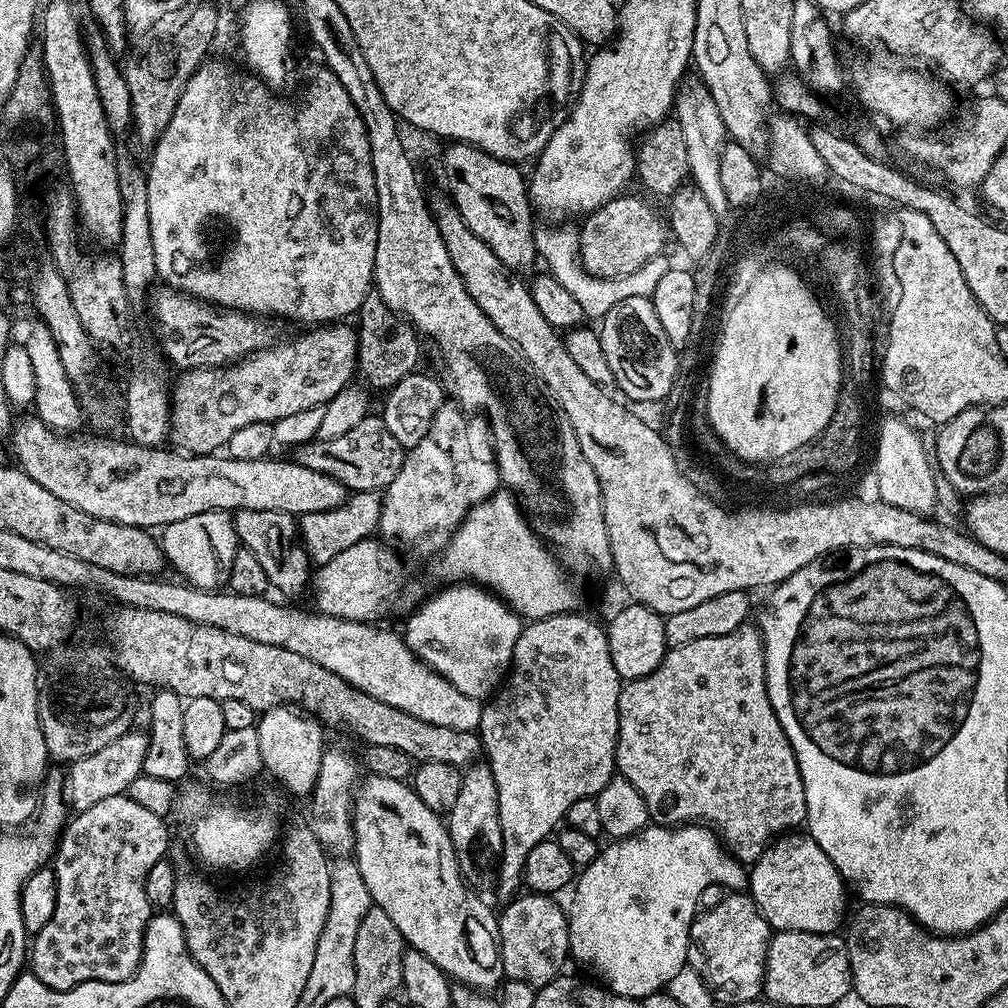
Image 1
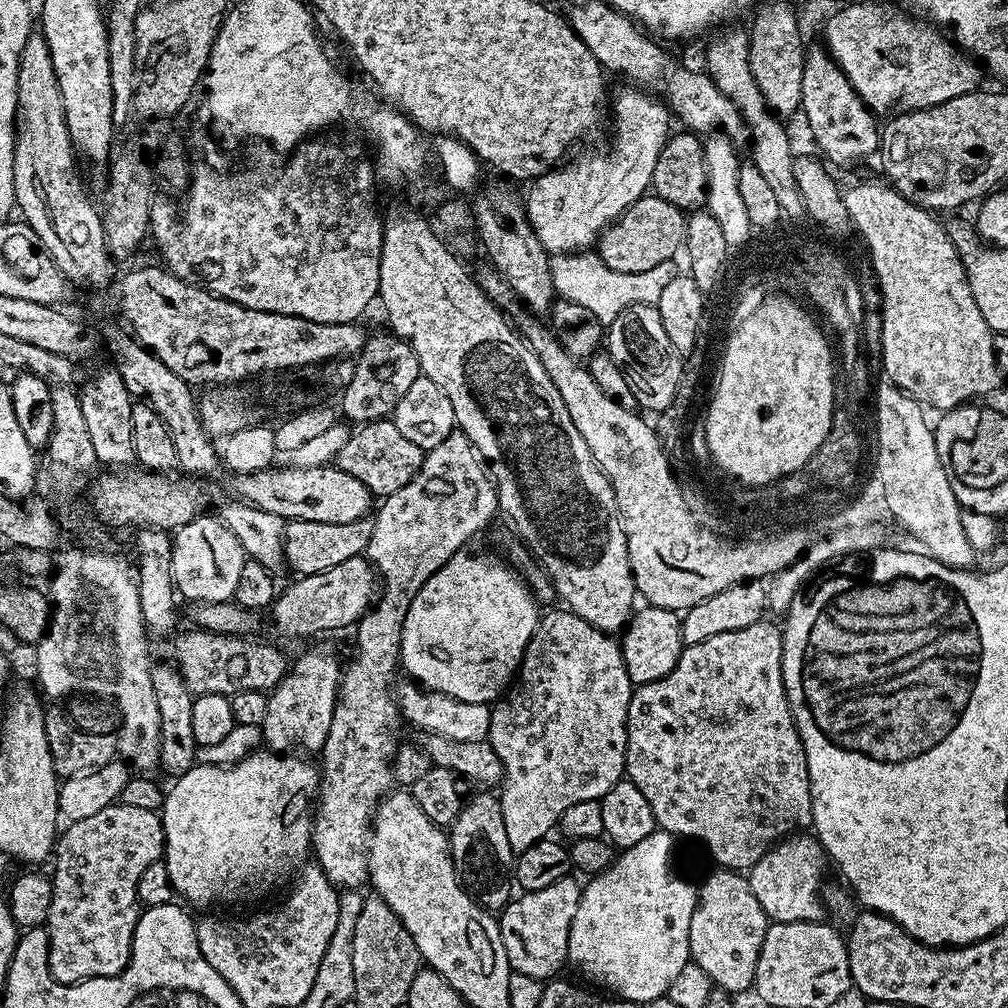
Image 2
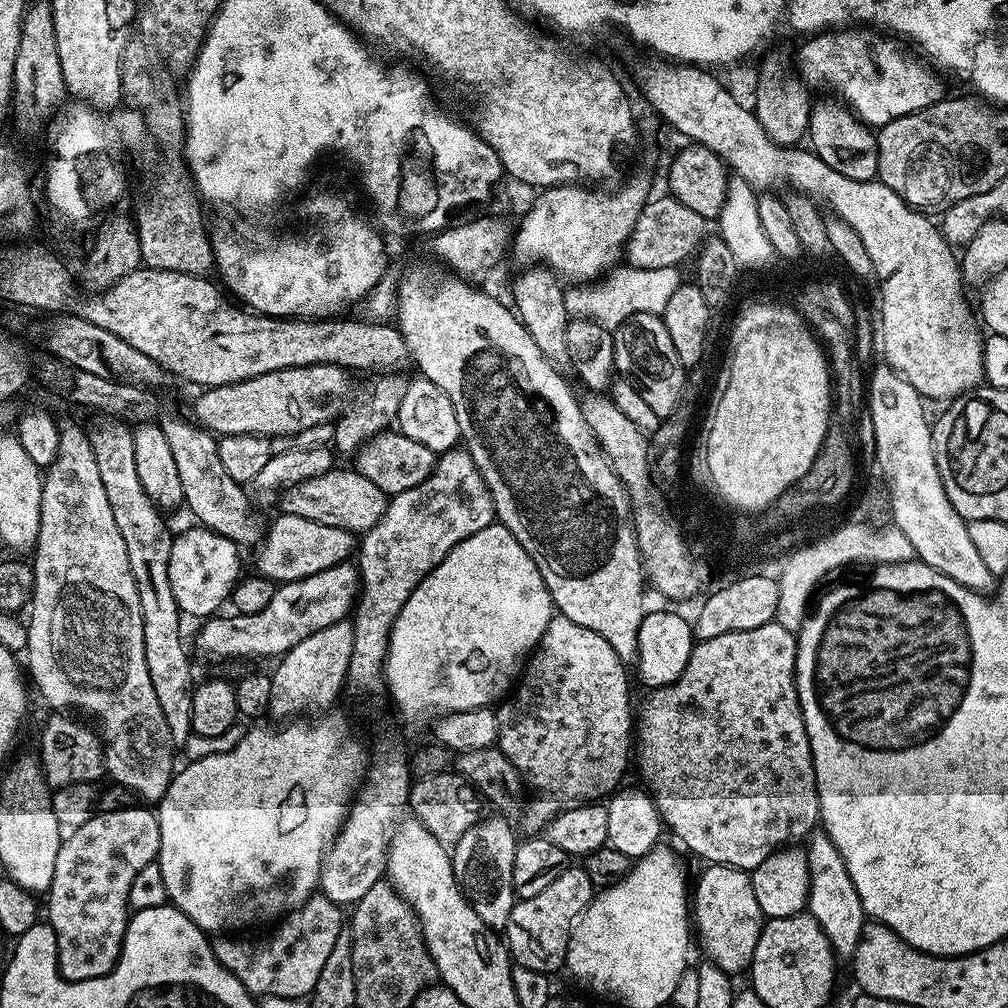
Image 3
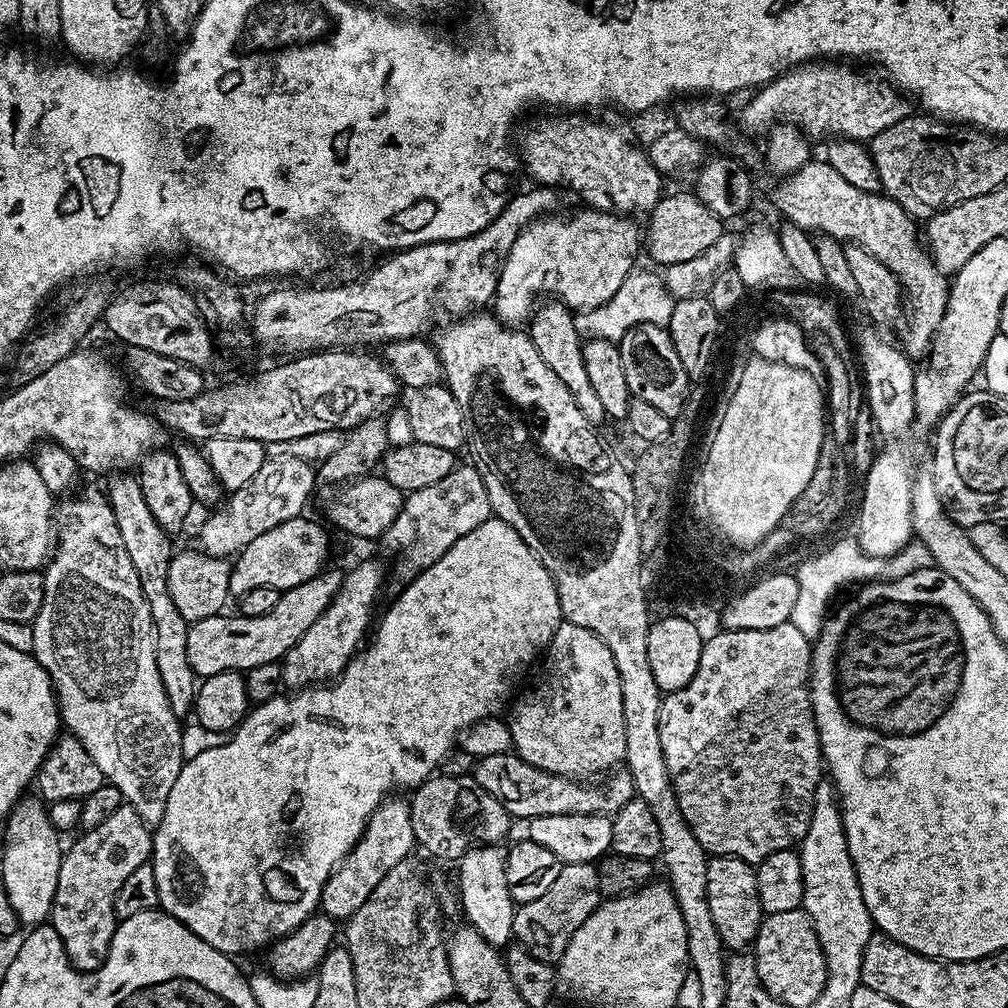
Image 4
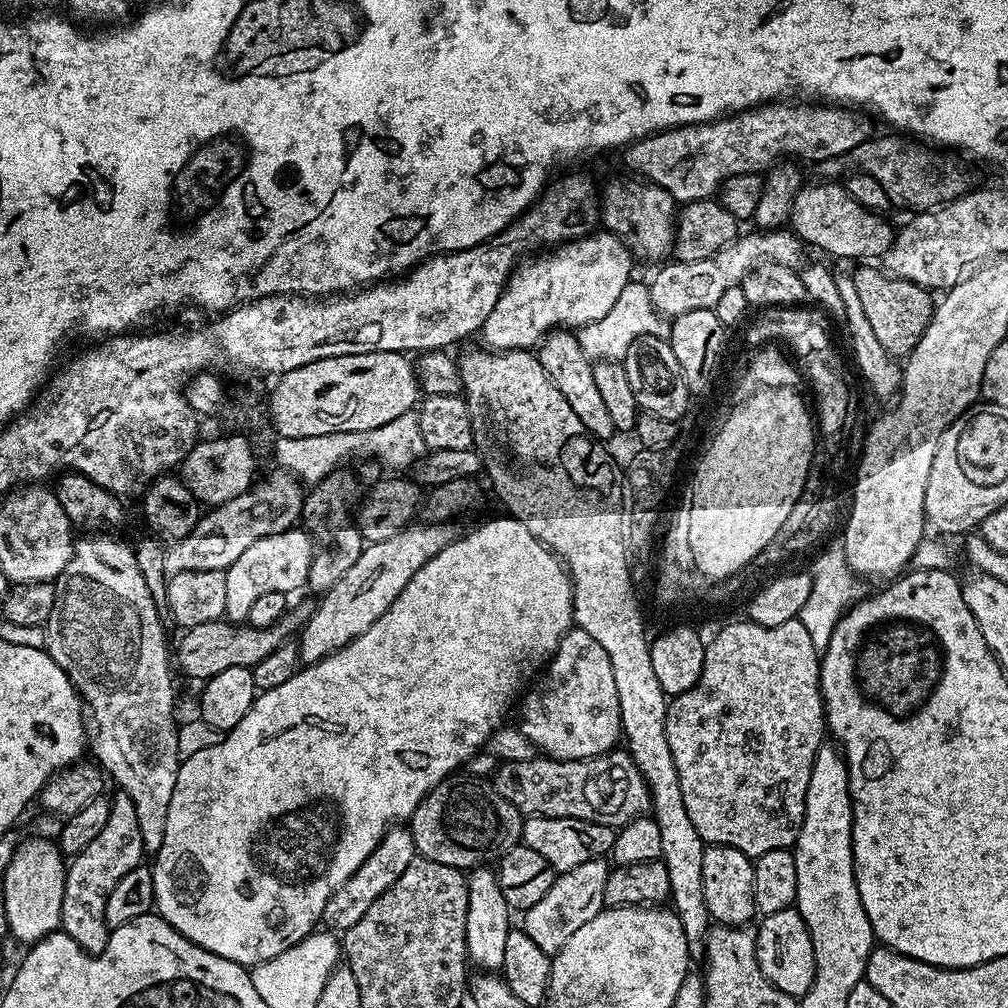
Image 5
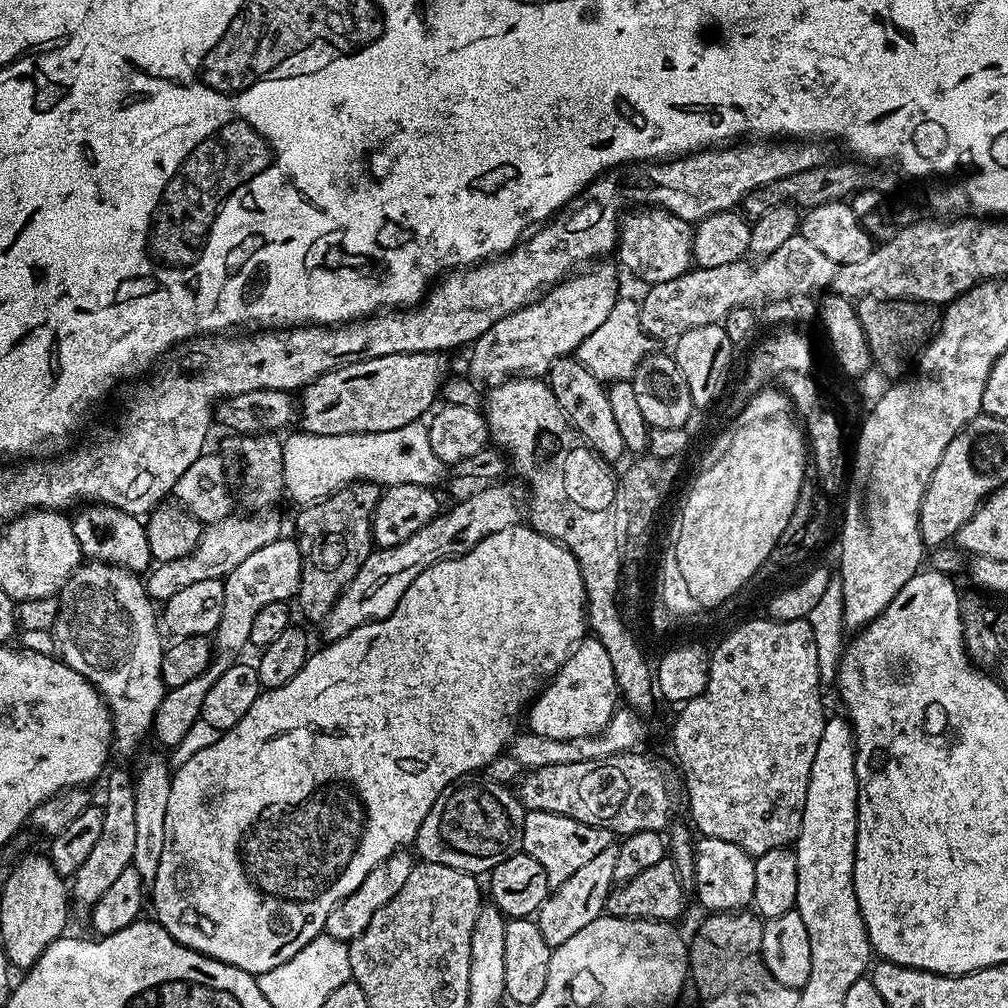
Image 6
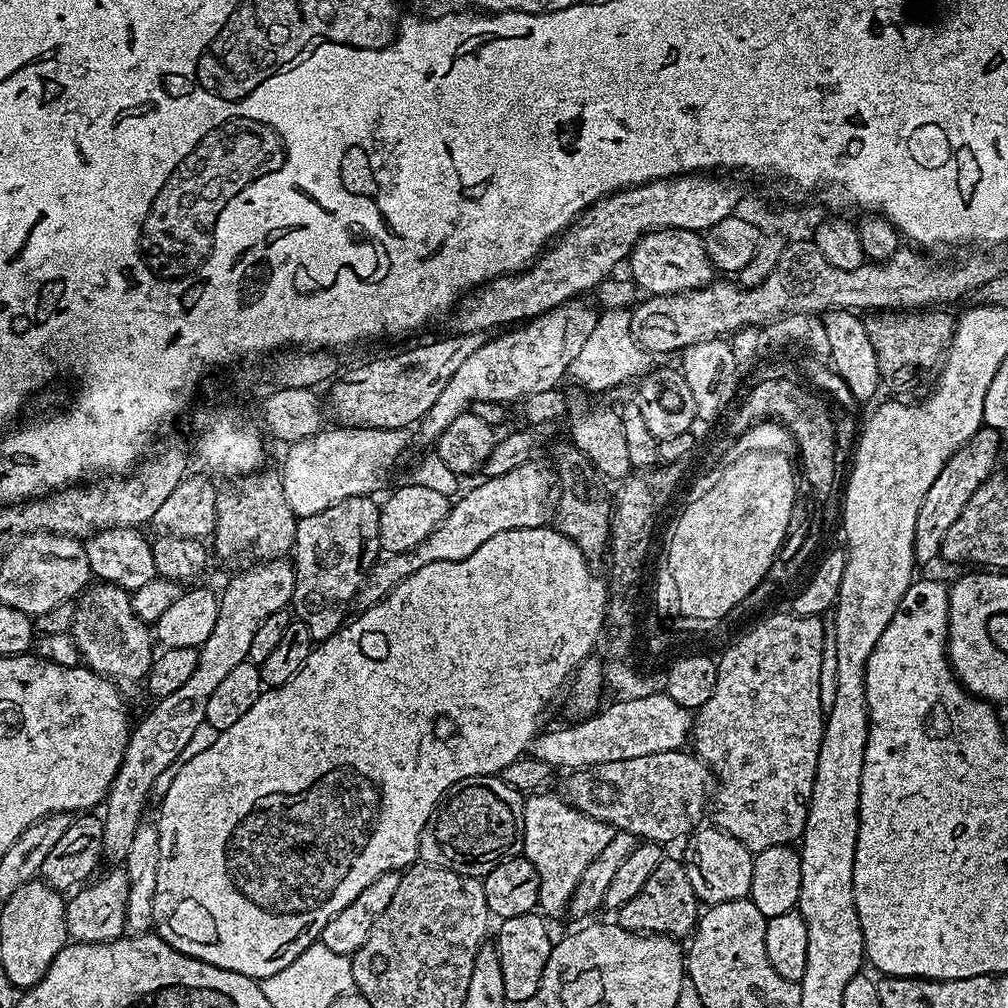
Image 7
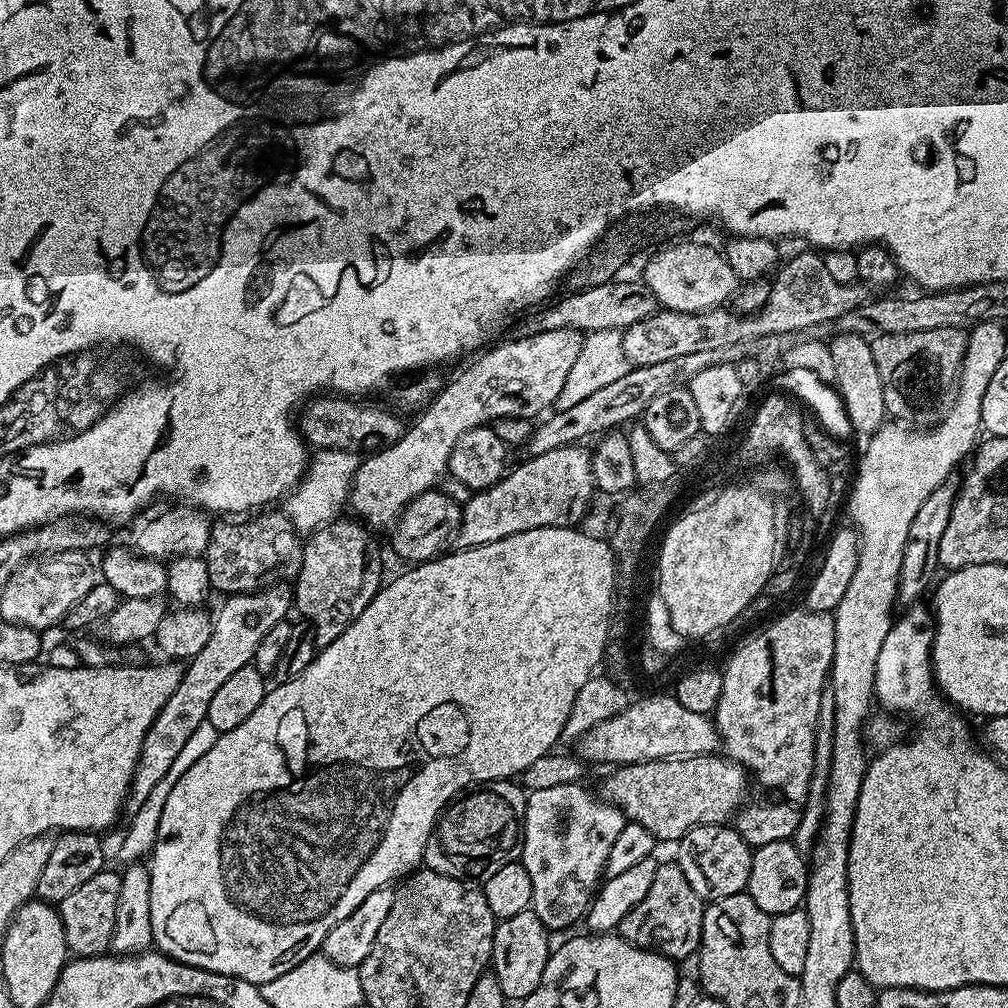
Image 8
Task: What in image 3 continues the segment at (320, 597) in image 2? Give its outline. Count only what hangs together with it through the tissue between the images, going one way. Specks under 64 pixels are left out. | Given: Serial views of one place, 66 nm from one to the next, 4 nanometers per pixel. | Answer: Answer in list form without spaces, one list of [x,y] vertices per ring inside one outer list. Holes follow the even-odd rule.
[[[355,563],[330,566],[330,570],[310,574],[310,578],[280,584],[274,598],[270,598],[270,606],[258,614],[216,614],[205,619],[196,636],[196,648],[212,660],[264,660],[267,656],[279,658],[298,646],[302,638],[310,638],[310,634],[318,634],[318,630],[326,630],[326,626],[334,626],[339,620],[345,619],[353,611],[361,592],[362,581]]]

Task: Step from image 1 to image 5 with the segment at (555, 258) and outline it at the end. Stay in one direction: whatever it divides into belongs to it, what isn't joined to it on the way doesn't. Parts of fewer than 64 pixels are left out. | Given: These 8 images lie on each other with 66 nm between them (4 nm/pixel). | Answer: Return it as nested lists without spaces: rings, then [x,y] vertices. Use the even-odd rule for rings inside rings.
[[[631,280],[623,287],[622,294],[609,314],[599,320],[598,323],[588,323],[586,326],[575,331],[579,346],[583,353],[592,361],[614,360],[622,362],[630,346],[638,337],[654,336],[659,340],[668,340],[671,323],[661,317],[650,302],[647,285],[638,280]]]

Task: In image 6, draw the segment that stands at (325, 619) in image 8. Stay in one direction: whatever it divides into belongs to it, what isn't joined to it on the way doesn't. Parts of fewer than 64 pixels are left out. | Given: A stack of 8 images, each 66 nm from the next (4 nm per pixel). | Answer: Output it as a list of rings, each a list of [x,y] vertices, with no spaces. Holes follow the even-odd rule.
[[[357,480],[331,496],[313,503],[311,506],[299,509],[301,512],[296,516],[294,536],[300,545],[300,553],[302,554],[302,578],[294,600],[295,603],[300,603],[300,612],[306,619],[316,620],[316,622],[324,621],[330,614],[334,602],[338,602],[344,587],[352,581],[354,574],[358,574],[358,570],[362,570],[362,562],[366,562],[366,558],[374,551],[372,522],[368,511],[375,508],[377,499],[377,485],[368,480]]]

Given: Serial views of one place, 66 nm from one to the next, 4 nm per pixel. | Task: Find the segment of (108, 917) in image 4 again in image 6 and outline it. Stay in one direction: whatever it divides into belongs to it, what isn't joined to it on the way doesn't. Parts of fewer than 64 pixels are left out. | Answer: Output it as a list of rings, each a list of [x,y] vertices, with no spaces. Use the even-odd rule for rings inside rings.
[[[112,772],[108,776],[108,793],[104,796],[102,807],[102,835],[98,842],[92,844],[89,856],[82,866],[78,866],[76,875],[70,880],[70,900],[80,912],[87,913],[106,894],[106,890],[122,874],[122,870],[130,867],[134,858],[135,823],[134,823],[134,783],[133,773]]]

